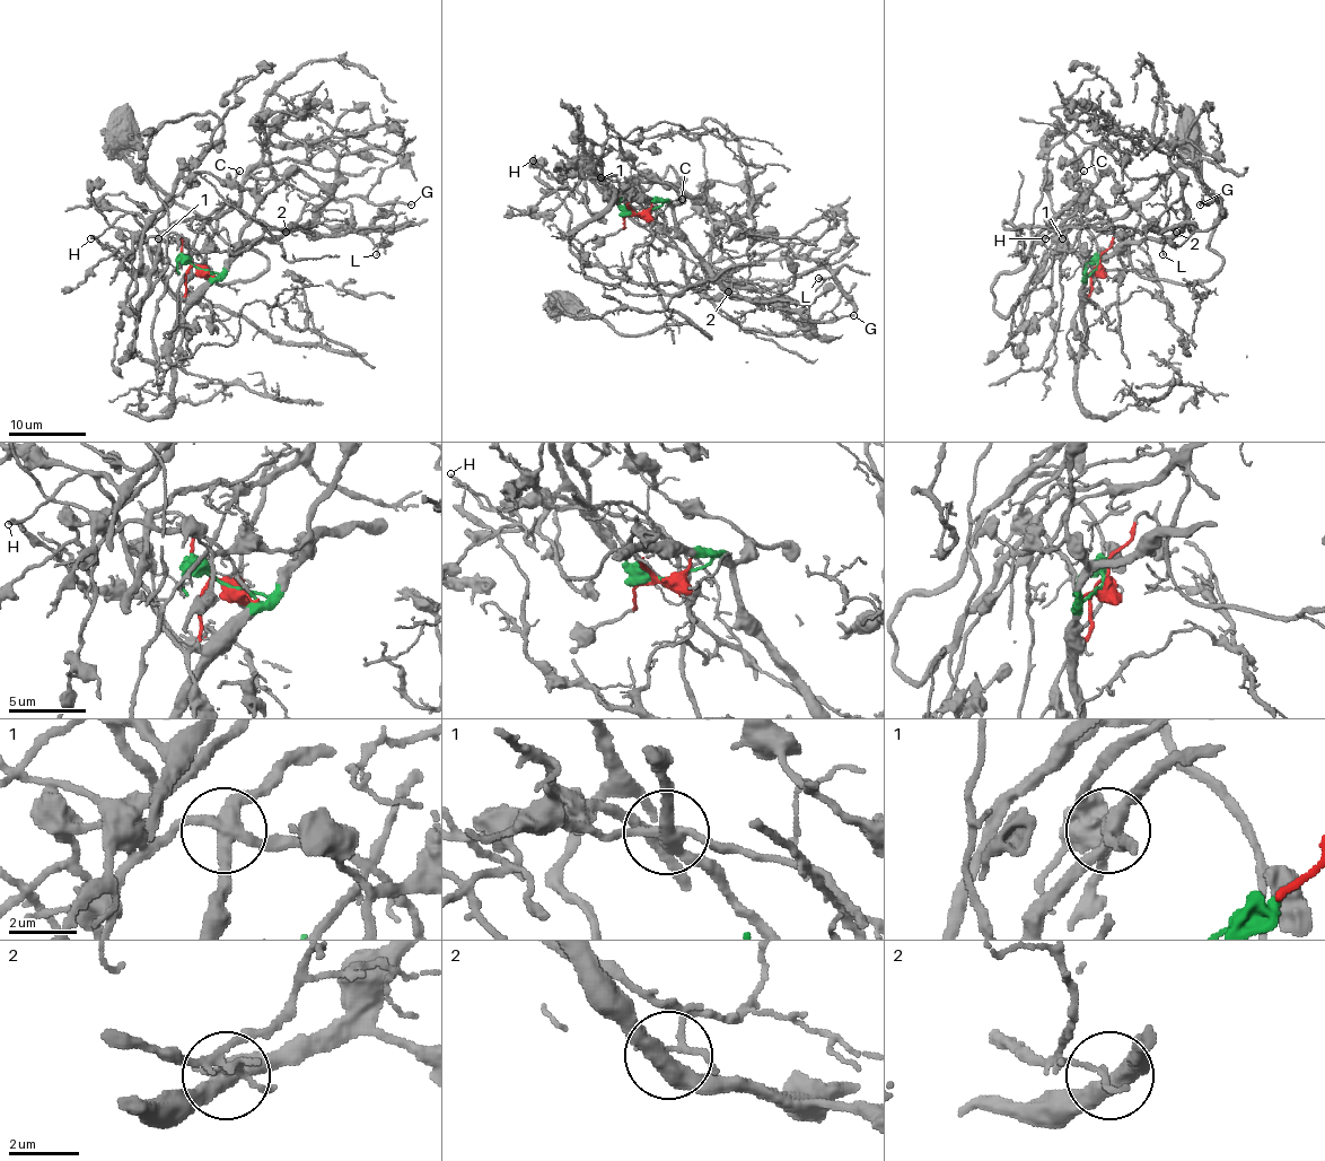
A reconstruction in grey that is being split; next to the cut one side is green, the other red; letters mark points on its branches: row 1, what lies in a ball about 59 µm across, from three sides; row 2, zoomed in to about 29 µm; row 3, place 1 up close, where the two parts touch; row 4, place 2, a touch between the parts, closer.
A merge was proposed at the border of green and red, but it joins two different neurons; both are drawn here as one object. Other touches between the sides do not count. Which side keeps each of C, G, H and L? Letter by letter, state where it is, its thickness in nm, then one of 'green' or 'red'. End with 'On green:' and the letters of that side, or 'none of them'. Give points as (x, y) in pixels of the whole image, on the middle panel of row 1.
C: at (682, 199); 160 nm thick; green
G: at (853, 315); 180 nm thick; red
H: at (533, 160); 170 nm thick; red
L: at (818, 278); 130 nm thick; green
On green: C, L

